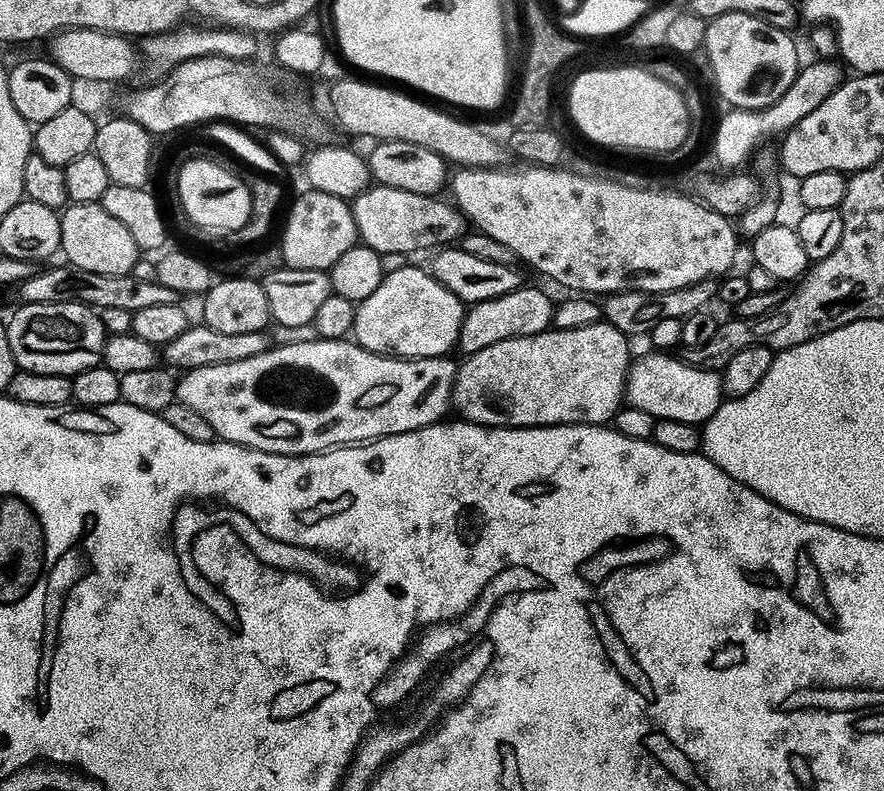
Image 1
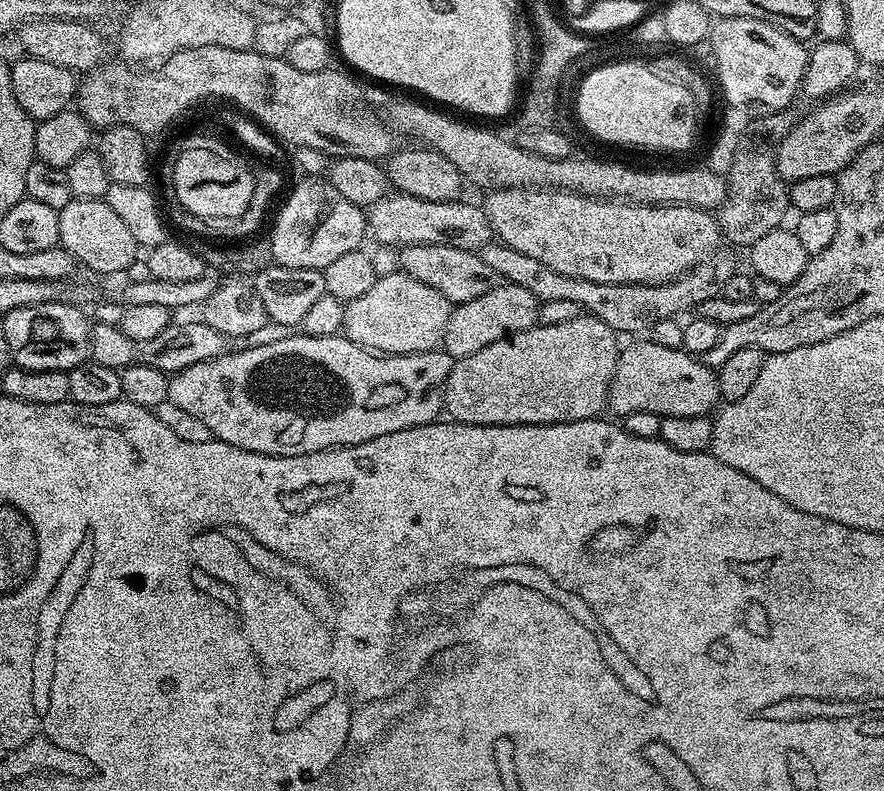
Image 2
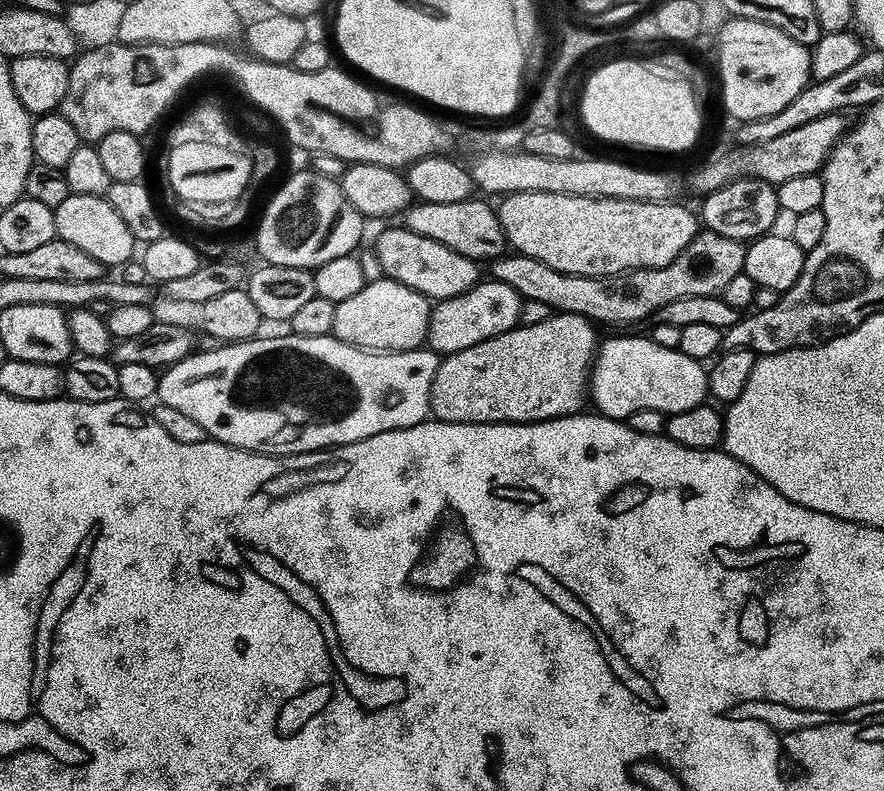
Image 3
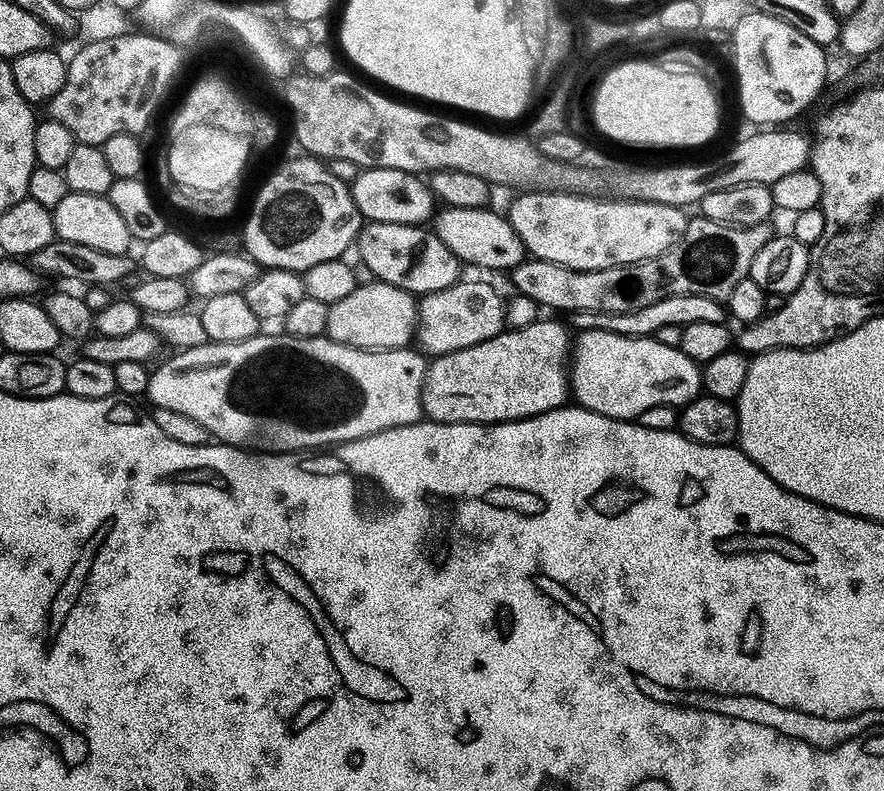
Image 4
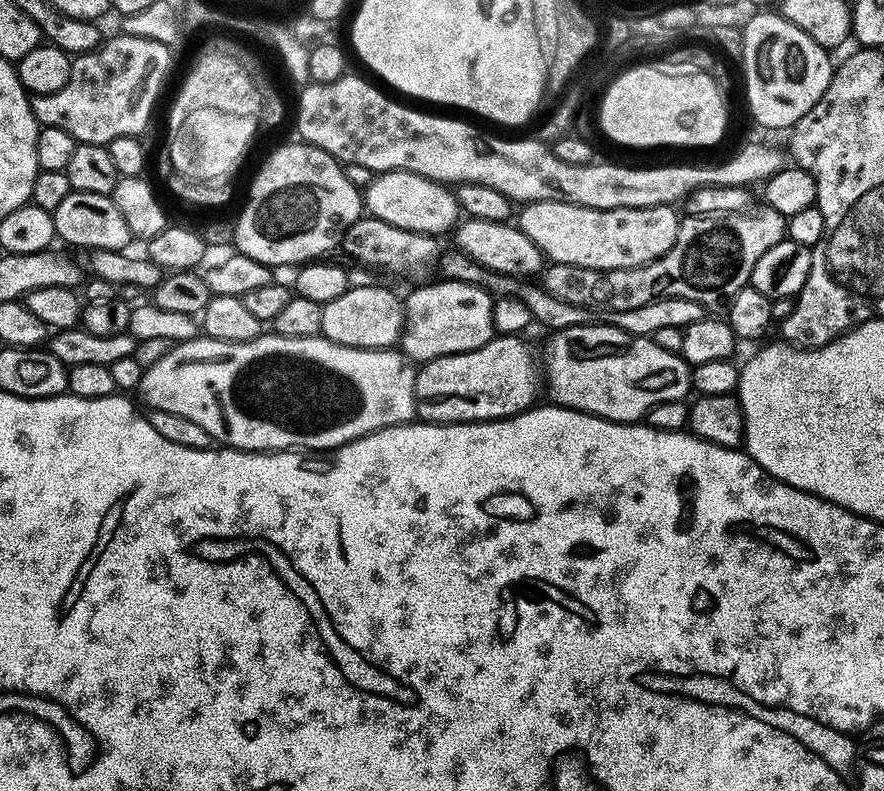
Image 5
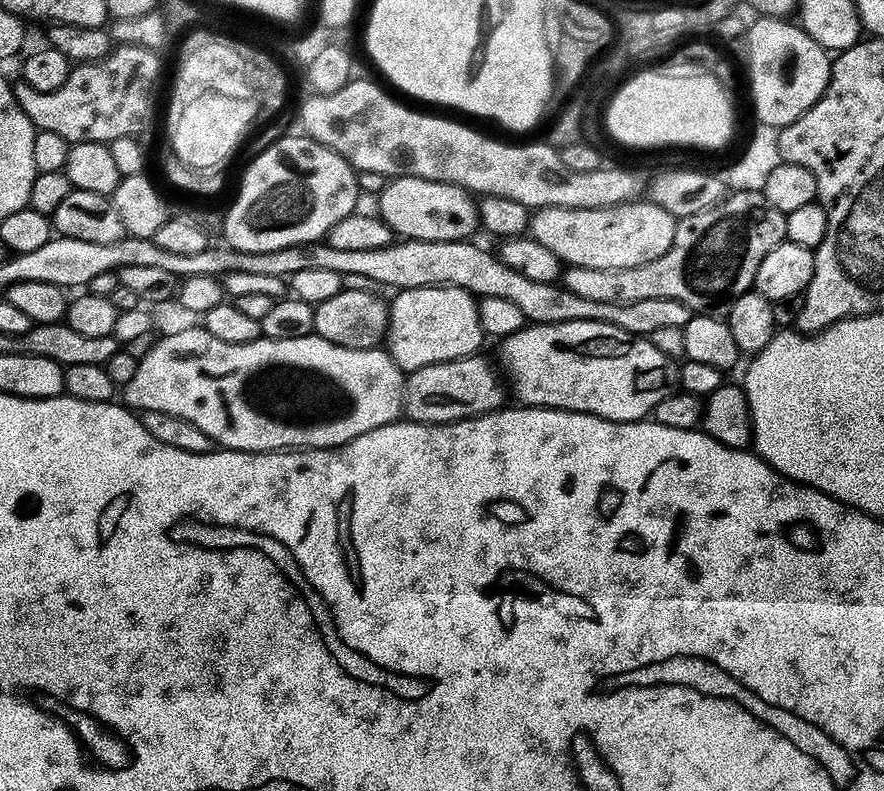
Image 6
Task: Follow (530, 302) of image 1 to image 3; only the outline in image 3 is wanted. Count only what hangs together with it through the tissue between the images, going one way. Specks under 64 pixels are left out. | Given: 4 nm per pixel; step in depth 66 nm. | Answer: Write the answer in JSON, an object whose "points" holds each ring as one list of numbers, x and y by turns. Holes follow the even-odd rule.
{"points":[[491,278,481,279,475,288,466,290,449,300,439,301,431,309,428,321,427,347,437,354,466,350,466,346,478,346,486,338,498,338,521,323,522,298,506,282]]}

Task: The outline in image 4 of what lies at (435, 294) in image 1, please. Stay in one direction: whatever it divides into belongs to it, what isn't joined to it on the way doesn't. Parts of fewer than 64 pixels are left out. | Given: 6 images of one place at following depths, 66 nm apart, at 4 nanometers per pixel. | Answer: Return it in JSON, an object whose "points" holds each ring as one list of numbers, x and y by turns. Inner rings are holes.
{"points":[[379,282,361,283,342,302,334,302,328,309,327,339,351,348,387,350,407,348,416,335,418,300,413,293,398,286]]}

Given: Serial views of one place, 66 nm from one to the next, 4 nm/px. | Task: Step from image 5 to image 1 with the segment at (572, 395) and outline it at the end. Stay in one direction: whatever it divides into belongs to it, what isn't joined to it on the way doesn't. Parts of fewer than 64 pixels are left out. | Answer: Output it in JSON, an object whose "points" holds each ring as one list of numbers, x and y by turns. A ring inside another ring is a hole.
{"points":[[649,351,649,356,641,360,633,359,628,370,628,381,624,387,624,399,627,407,647,410,657,420,673,420,674,422,686,422,697,426,703,425,713,414,720,409,724,395,724,381,721,373,711,372,705,368,695,368,693,364,687,364,679,355,669,354,667,351]]}

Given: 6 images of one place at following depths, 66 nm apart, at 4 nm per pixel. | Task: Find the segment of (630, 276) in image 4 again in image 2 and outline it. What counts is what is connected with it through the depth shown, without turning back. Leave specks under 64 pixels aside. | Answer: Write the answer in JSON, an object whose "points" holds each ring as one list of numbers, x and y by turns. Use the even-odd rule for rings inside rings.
{"points":[[489,242,479,248,482,262,494,270,494,274,505,284,522,286,522,290,530,290,538,301,571,301,576,302,587,315,596,316,606,326,610,326,617,334,636,332,640,327,651,326,660,319,679,317,683,308,695,309,705,299,704,284,695,280,695,275,685,274,669,280,666,284,607,284,606,282,590,282,584,278,570,278,558,274,558,270,550,270,550,266,542,266,538,258,530,258,530,254,522,254,510,246,499,242]]}

